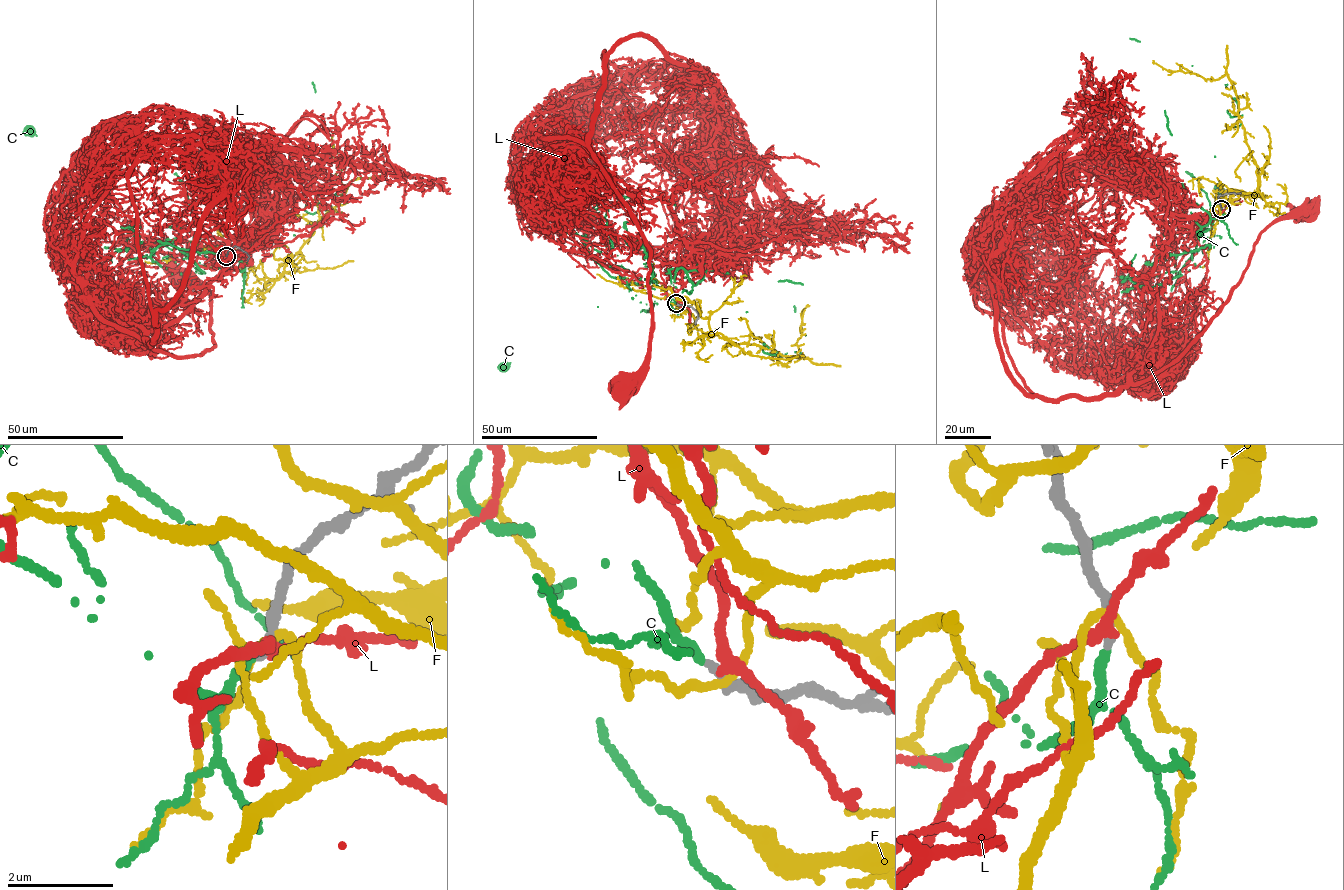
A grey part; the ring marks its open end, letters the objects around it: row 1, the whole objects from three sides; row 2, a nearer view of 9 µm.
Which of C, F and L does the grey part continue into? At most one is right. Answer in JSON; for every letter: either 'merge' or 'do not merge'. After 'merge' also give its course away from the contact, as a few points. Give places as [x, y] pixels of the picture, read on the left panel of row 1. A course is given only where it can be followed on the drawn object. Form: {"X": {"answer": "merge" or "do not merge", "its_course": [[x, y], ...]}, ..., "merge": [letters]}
{"C": {"answer": "merge", "its_course": [[226, 256], [214, 250], [215, 245], [32, 131]]}, "F": {"answer": "do not merge"}, "L": {"answer": "do not merge"}, "merge": ["C"]}

